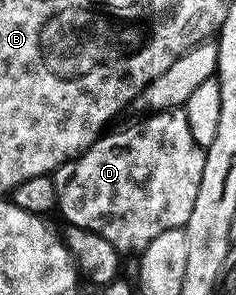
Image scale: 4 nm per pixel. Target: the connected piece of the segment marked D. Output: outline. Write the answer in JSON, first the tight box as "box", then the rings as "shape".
{"box":[53,107,207,255],"shape":[[[182,107],[151,113],[148,118],[148,121],[139,121],[116,133],[104,132],[75,160],[60,165],[53,177],[58,193],[57,209],[63,212],[64,222],[93,231],[101,235],[101,239],[109,239],[109,243],[113,243],[113,247],[123,255],[142,254],[143,249],[149,247],[157,235],[161,235],[161,231],[186,226],[189,215],[193,215],[193,203],[197,203],[201,171],[205,171],[207,155],[204,146],[193,139],[193,131],[189,131],[189,119],[185,119]]]}

